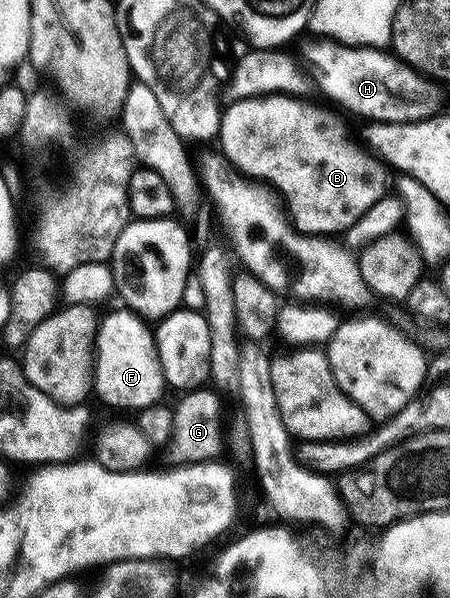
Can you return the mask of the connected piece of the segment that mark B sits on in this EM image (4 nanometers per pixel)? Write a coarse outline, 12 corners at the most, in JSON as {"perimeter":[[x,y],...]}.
{"perimeter":[[227,103],[217,143],[298,231],[346,233],[389,171],[338,110]]}

